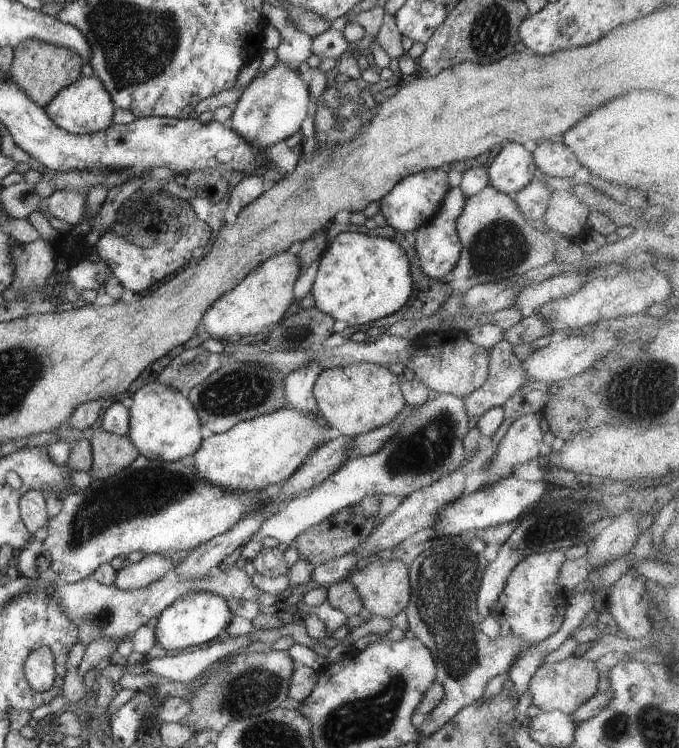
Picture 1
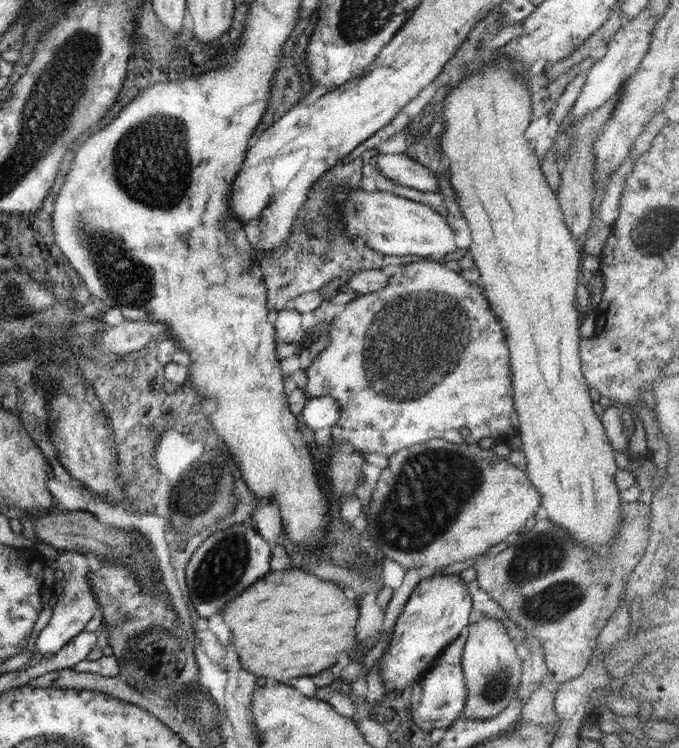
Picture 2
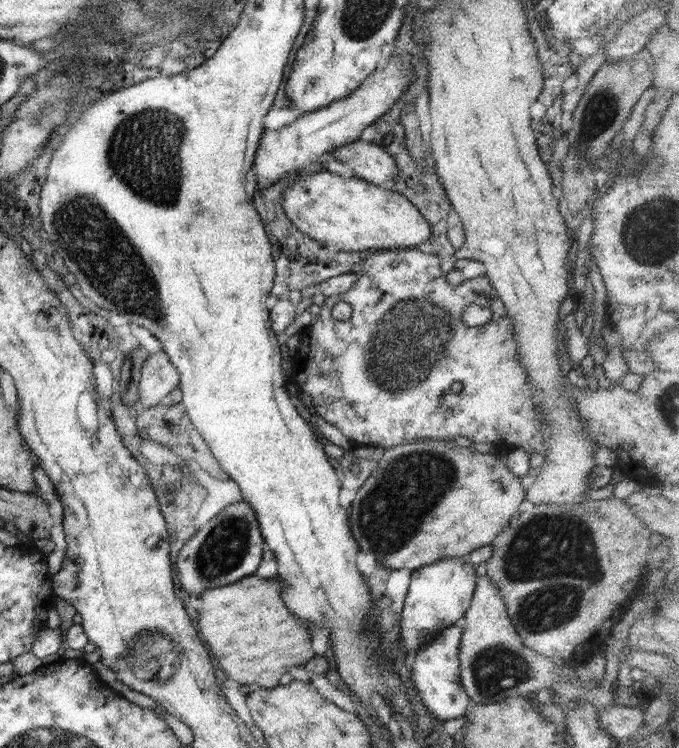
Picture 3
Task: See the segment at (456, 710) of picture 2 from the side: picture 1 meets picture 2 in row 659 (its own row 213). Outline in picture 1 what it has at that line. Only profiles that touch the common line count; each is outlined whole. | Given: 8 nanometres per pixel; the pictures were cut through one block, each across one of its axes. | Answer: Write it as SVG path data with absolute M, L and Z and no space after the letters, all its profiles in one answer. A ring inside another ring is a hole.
M460 186L450 188L448 194L444 196L440 210L436 212L435 218L412 232L414 235L413 244L418 262L420 262L420 268L422 268L422 272L426 276L434 278L434 280L442 281L444 276L458 264L462 254L462 244L457 233L457 218L463 211L466 199L466 192L462 192Z

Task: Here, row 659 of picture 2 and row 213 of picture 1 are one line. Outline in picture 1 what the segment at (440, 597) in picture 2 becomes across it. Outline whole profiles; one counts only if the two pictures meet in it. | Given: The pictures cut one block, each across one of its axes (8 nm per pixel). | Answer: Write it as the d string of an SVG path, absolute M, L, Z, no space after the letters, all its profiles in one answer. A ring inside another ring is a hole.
M424 170L420 174L404 178L400 184L396 184L394 190L386 198L380 200L379 212L394 230L398 230L402 234L412 233L414 230L418 230L420 226L428 224L432 218L435 218L436 212L440 210L442 200L448 194L450 188L447 172L442 172L442 170L428 170L426 172Z

